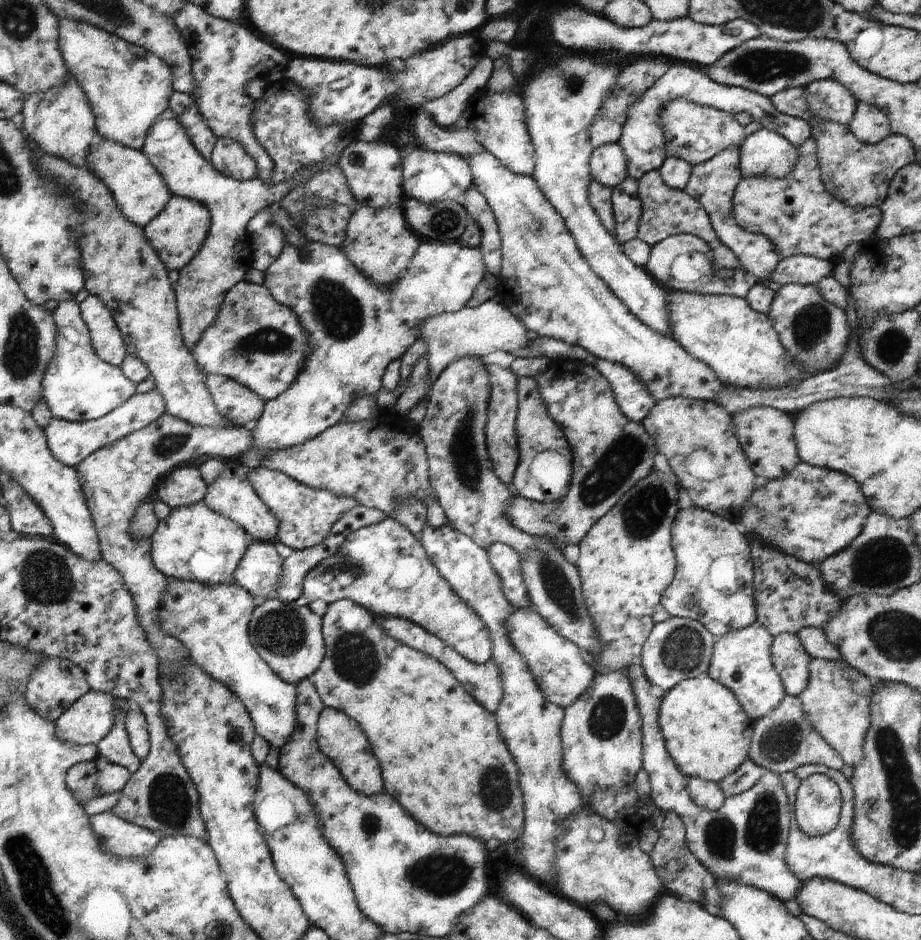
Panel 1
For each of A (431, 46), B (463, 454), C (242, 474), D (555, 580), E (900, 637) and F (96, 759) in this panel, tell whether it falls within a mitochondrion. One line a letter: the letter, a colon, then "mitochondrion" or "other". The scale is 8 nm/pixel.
A: other
B: mitochondrion
C: other
D: mitochondrion
E: mitochondrion
F: other

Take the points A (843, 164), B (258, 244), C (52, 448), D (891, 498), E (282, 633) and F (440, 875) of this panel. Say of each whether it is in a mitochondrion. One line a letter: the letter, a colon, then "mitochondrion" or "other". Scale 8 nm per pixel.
A: mitochondrion
B: mitochondrion
C: other
D: other
E: mitochondrion
F: mitochondrion

